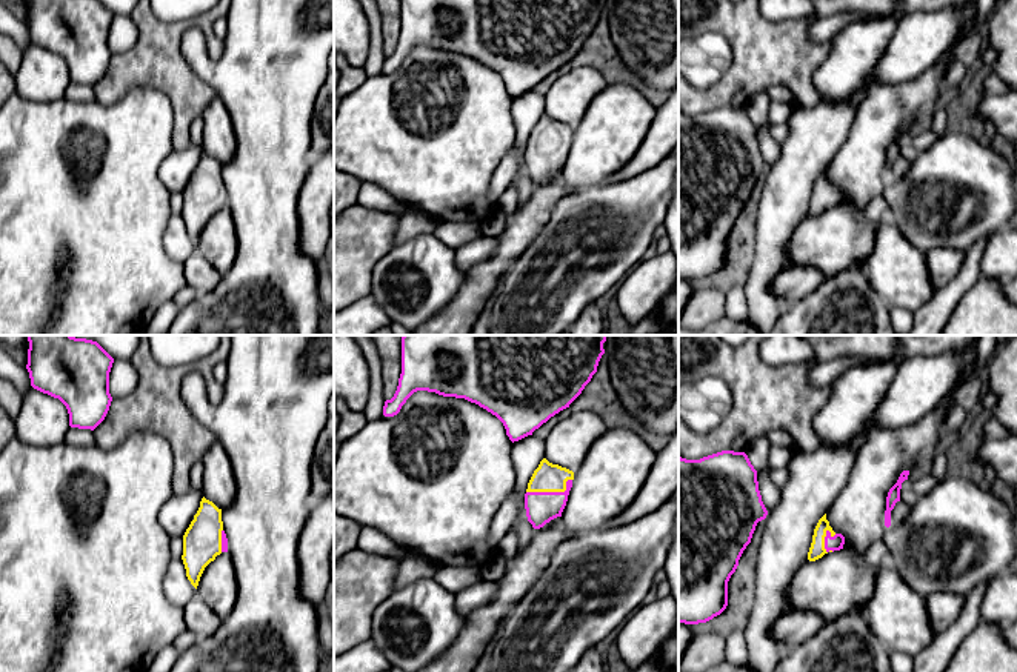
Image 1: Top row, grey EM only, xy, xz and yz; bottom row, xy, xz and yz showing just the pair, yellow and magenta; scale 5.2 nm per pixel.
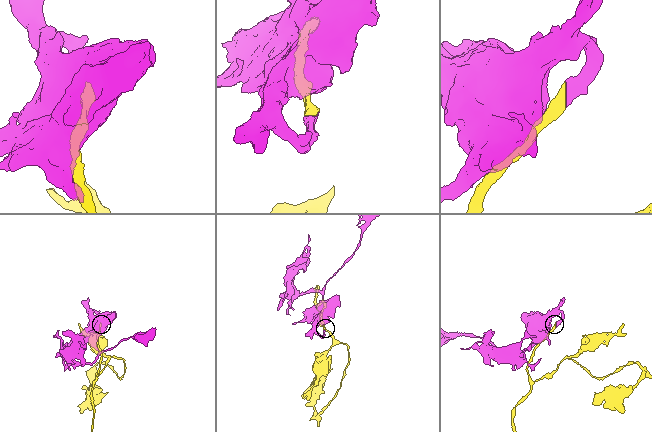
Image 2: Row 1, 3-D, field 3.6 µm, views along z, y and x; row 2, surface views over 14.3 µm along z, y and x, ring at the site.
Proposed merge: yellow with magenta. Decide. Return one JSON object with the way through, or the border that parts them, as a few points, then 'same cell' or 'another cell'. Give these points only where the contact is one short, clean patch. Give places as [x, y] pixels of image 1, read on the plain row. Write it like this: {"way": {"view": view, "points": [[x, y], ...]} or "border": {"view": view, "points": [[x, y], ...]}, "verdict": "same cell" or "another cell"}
{"verdict": "same cell"}

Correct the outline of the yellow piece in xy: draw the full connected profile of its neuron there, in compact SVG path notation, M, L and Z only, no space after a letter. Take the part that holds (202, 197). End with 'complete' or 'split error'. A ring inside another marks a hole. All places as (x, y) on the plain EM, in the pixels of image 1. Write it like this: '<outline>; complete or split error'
M203 152L194 175L183 191L182 215L186 232L195 245L205 223L222 208L228 208L222 165Z; split error

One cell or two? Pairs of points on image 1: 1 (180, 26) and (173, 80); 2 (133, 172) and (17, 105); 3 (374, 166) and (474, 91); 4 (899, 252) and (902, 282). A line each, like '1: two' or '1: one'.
1: one
2: one
3: one
4: one

